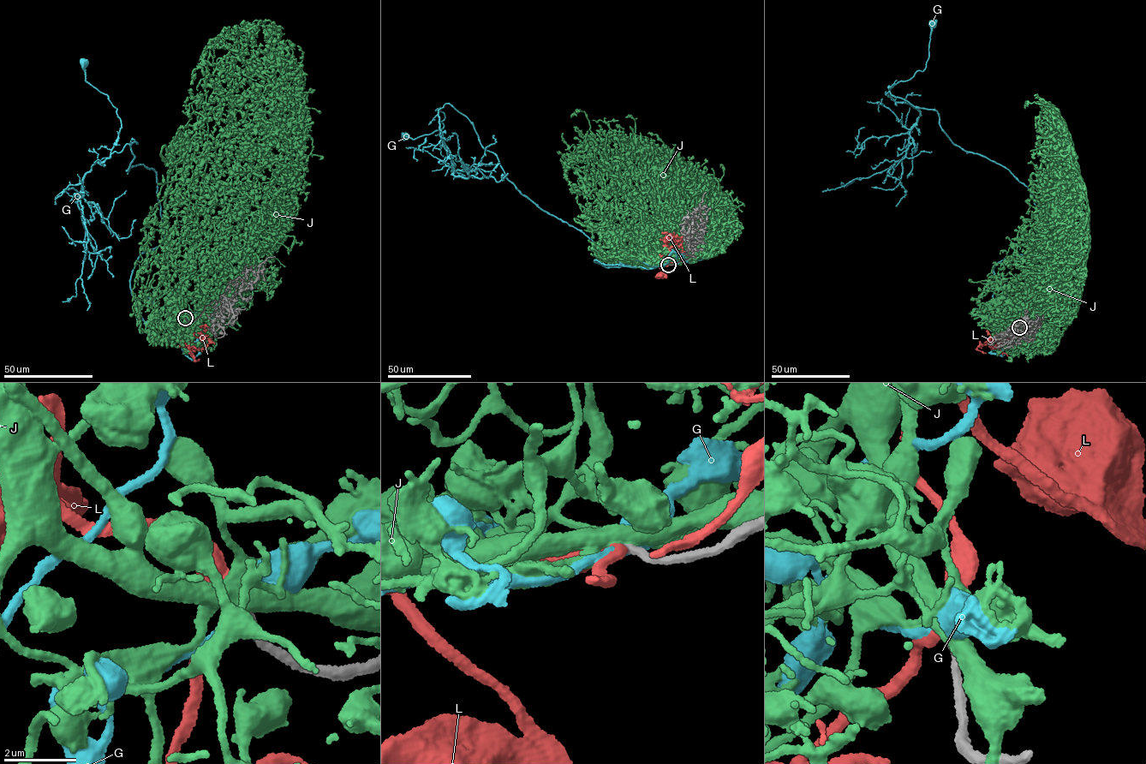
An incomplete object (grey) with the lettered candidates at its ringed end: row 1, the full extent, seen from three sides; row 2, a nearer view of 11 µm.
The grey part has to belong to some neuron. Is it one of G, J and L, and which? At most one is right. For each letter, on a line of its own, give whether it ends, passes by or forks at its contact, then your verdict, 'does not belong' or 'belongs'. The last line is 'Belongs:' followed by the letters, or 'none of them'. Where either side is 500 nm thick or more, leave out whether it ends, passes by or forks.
G: it passes by; does not belong
J: it forks there; does not belong
L: it passes by; belongs
Belongs: L

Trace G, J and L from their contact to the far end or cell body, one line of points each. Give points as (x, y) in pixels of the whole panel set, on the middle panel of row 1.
G: (669, 264), (593, 260), (626, 263), (522, 193), (473, 123), (448, 104), (437, 113), (444, 128), (405, 135)
J: (669, 265), (635, 266), (605, 244), (595, 229), (601, 229), (613, 237)
L: (668, 264), (657, 265), (664, 271), (660, 275)

